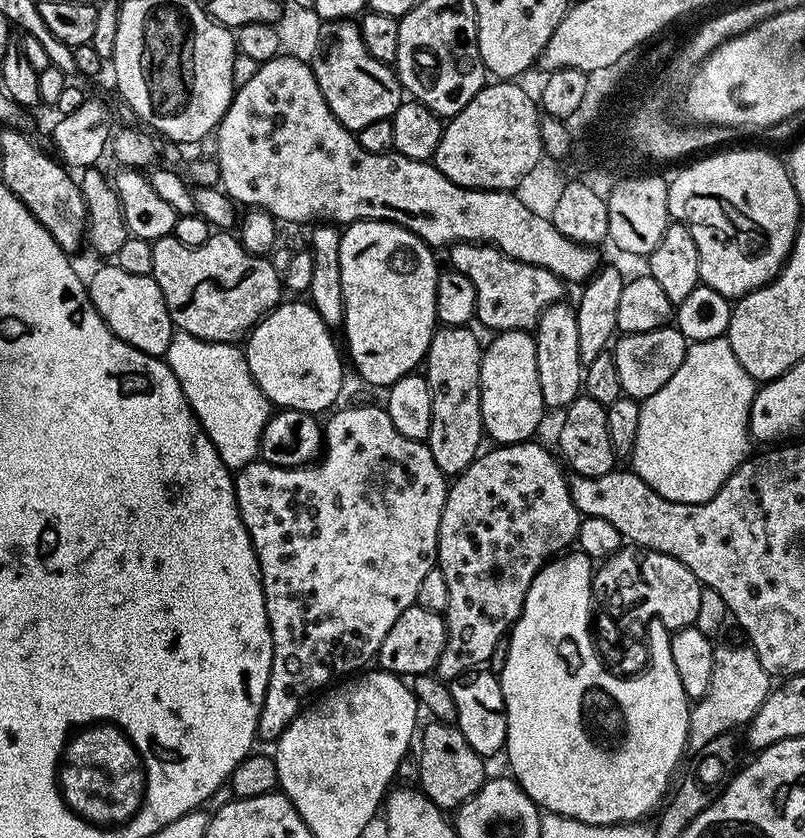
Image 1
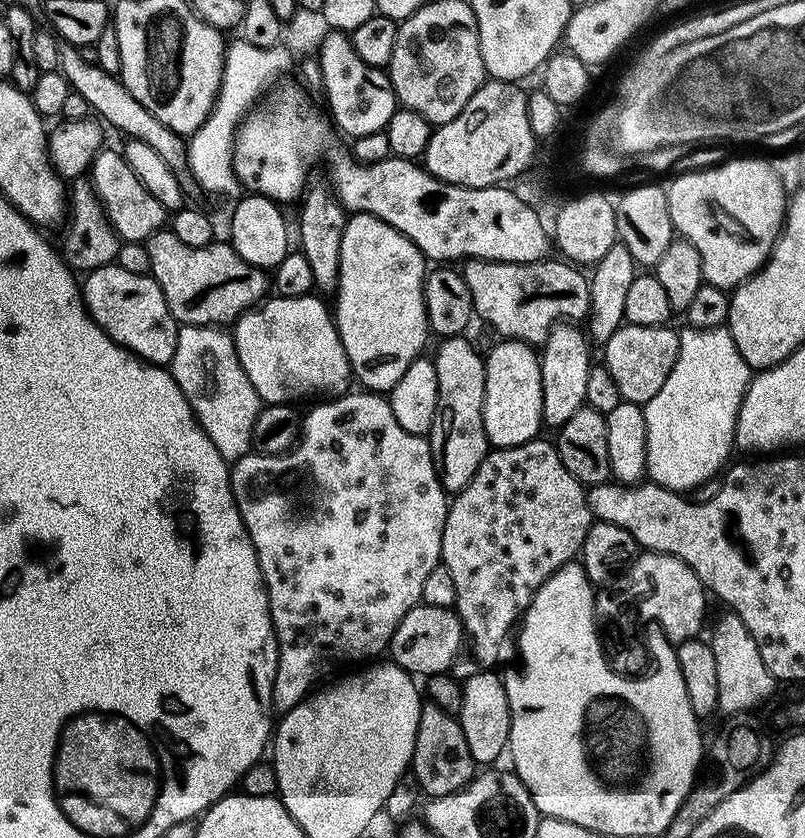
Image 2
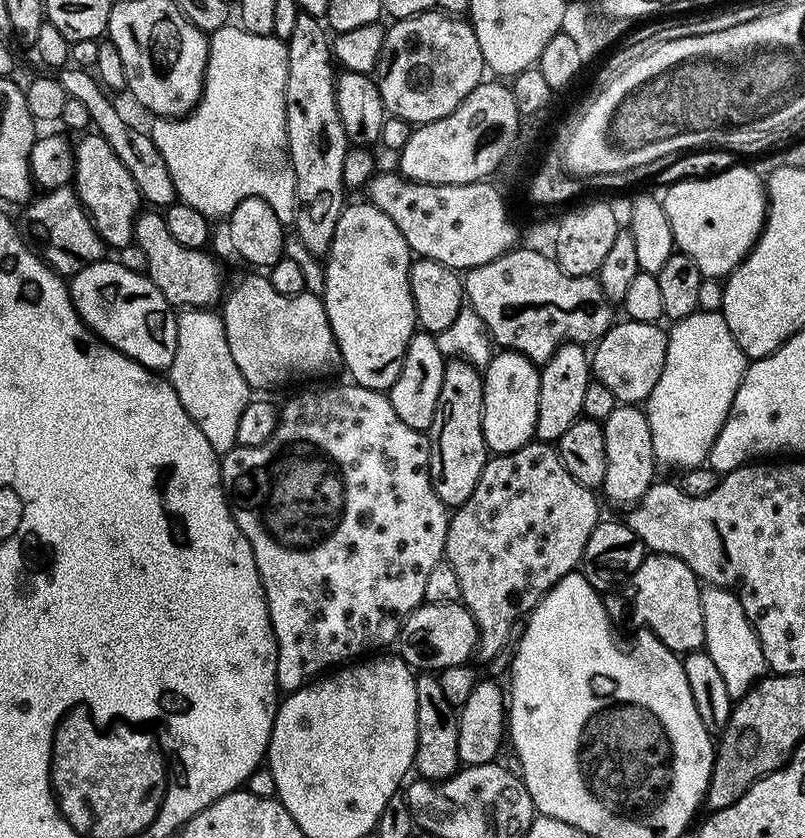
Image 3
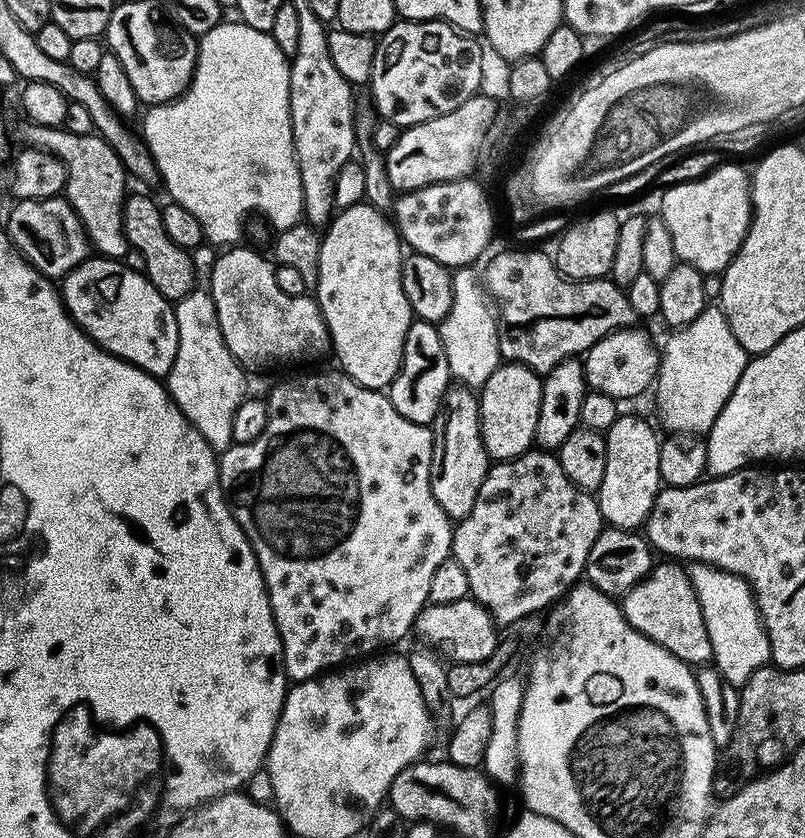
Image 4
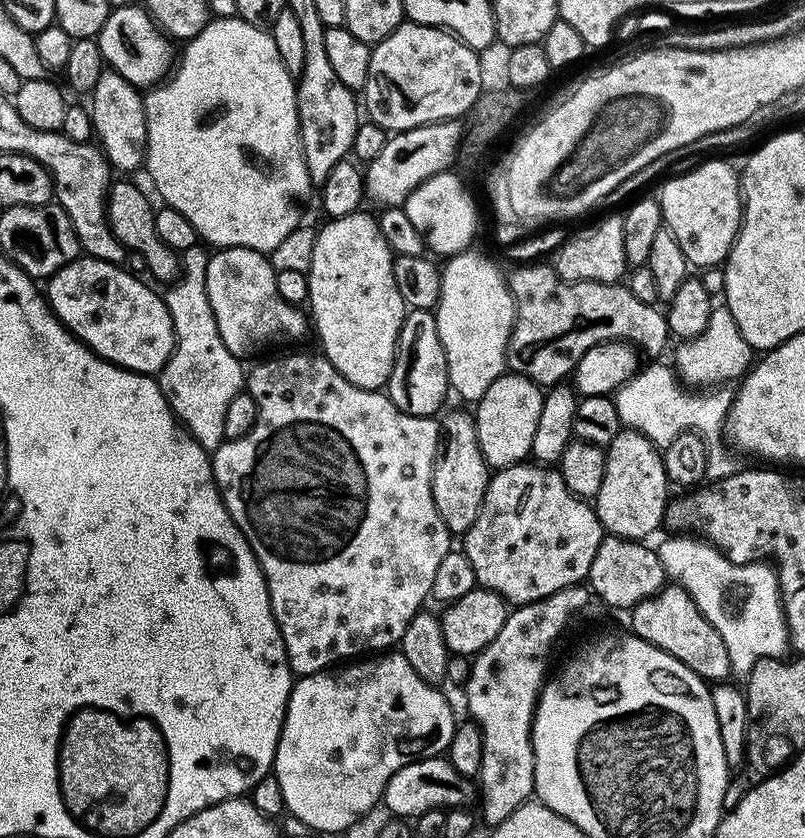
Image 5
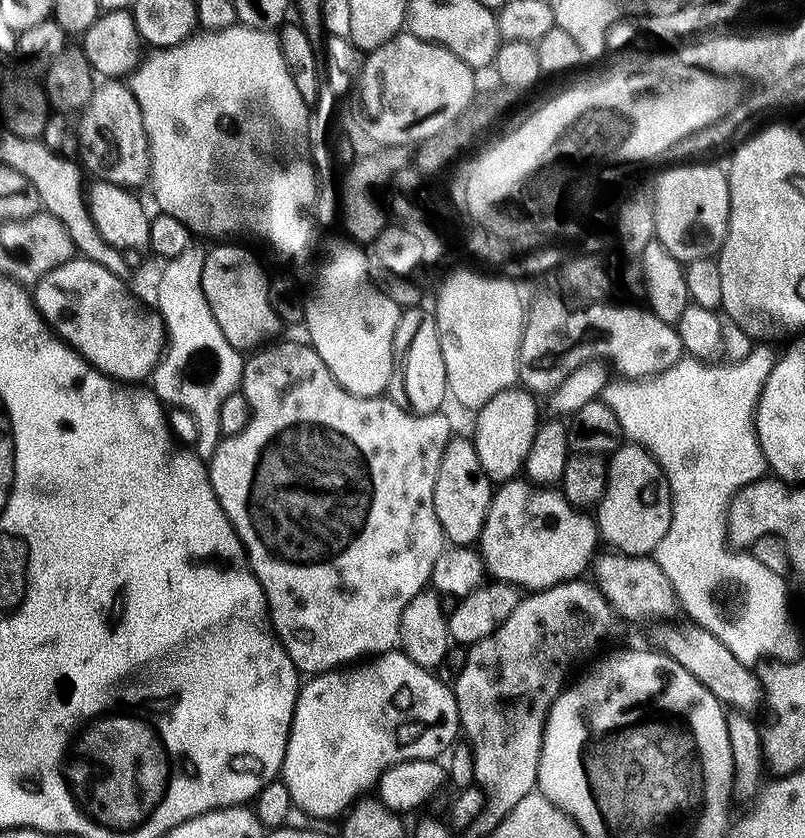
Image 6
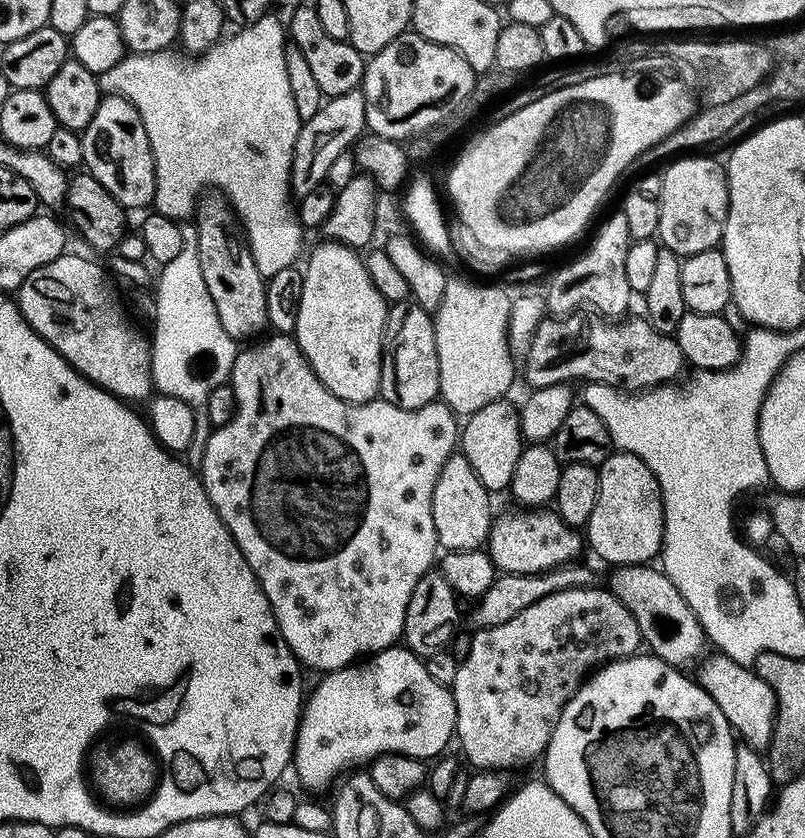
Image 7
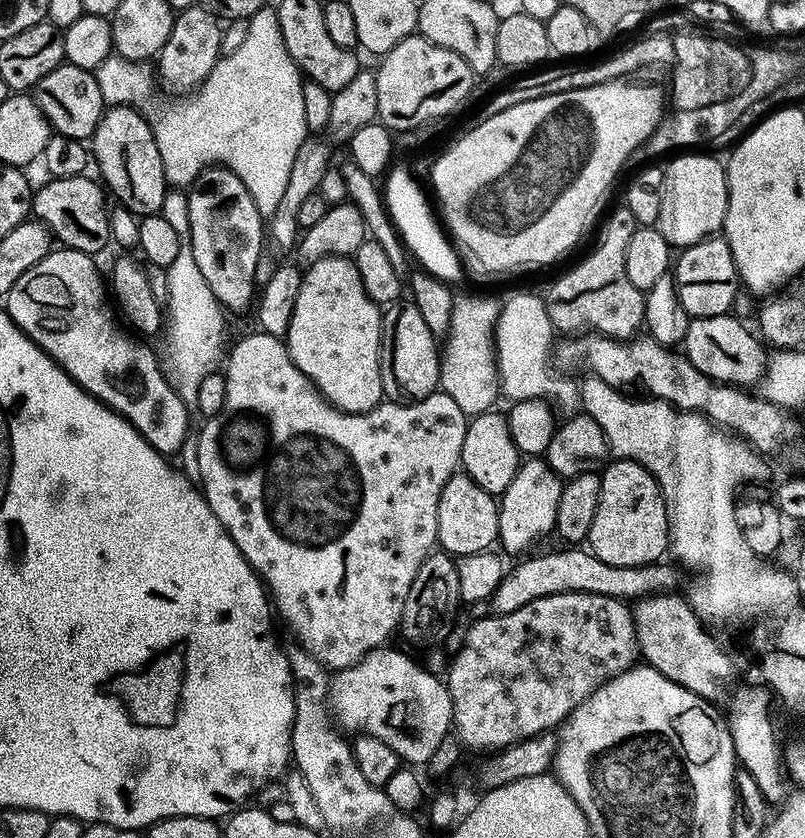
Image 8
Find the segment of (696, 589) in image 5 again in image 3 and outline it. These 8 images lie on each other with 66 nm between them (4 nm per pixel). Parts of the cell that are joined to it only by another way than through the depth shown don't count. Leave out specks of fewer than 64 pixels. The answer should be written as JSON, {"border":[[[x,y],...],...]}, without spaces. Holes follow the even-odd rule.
{"border":[[[705,587],[702,592],[702,614],[704,615],[704,648],[714,658],[714,666],[726,681],[726,690],[739,698],[756,685],[765,675],[766,665],[760,640],[746,618],[735,591],[727,588]]]}

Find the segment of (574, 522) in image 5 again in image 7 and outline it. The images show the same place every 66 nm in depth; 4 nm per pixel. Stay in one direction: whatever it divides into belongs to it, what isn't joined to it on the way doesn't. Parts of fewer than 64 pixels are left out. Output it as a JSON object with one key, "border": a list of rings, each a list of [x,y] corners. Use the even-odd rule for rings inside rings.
{"border":[[[520,506],[517,512],[504,512],[495,517],[492,529],[488,535],[486,551],[495,562],[501,573],[513,572],[514,574],[540,574],[548,572],[551,568],[560,568],[564,564],[571,564],[577,559],[582,548],[582,536],[577,529],[564,521],[559,512],[548,506]]]}

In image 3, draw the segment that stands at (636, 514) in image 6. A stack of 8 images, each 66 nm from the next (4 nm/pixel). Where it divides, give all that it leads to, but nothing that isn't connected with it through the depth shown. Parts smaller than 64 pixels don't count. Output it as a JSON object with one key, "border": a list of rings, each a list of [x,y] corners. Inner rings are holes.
{"border":[[[617,403],[616,408],[610,410],[610,418],[606,418],[602,423],[606,438],[606,478],[602,492],[616,504],[635,505],[657,479],[658,463],[651,441],[648,415],[643,407]]]}

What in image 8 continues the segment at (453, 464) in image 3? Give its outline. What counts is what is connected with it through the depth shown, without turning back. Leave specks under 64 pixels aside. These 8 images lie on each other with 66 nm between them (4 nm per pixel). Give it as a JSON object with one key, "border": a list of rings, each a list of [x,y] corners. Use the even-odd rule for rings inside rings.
{"border":[[[457,474],[451,476],[446,482],[446,486],[442,486],[442,494],[438,498],[438,530],[436,531],[436,539],[439,547],[453,558],[465,556],[466,554],[478,554],[479,552],[489,551],[497,543],[499,535],[500,510],[497,497],[491,492],[482,490],[482,486],[478,486],[478,482],[474,482],[466,475]]]}

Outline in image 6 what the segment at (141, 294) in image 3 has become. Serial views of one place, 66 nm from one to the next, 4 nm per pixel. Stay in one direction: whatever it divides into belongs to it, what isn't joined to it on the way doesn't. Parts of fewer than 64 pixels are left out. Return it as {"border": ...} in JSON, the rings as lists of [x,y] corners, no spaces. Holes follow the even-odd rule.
{"border":[[[73,258],[62,266],[50,270],[41,280],[36,281],[30,295],[40,317],[49,328],[69,344],[88,364],[94,365],[100,372],[105,372],[117,382],[140,382],[151,377],[156,363],[164,355],[166,347],[166,329],[160,313],[140,304],[140,300],[127,288],[125,277],[98,266],[98,262],[83,258]]]}

